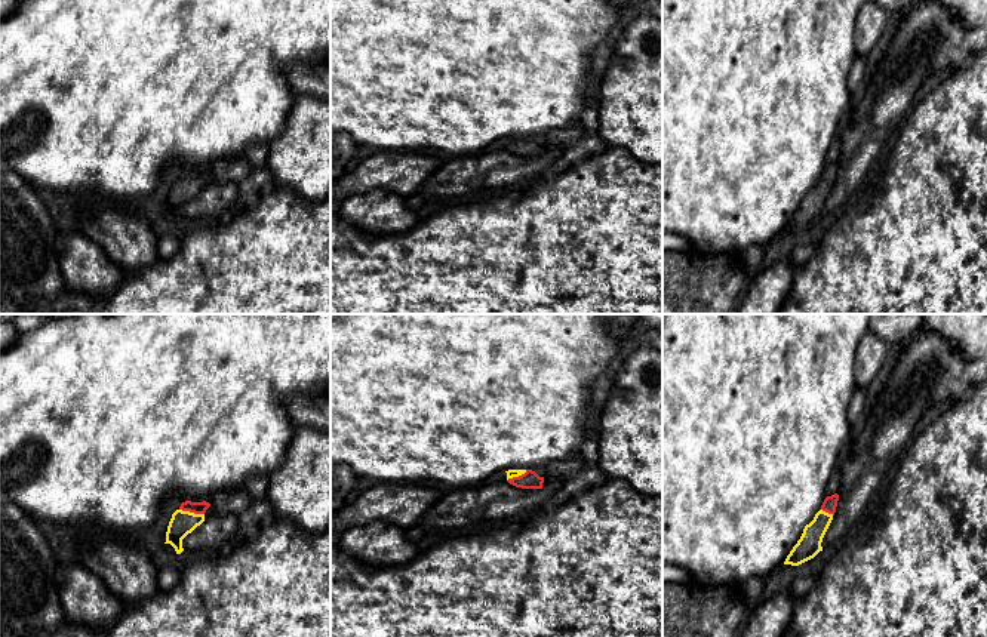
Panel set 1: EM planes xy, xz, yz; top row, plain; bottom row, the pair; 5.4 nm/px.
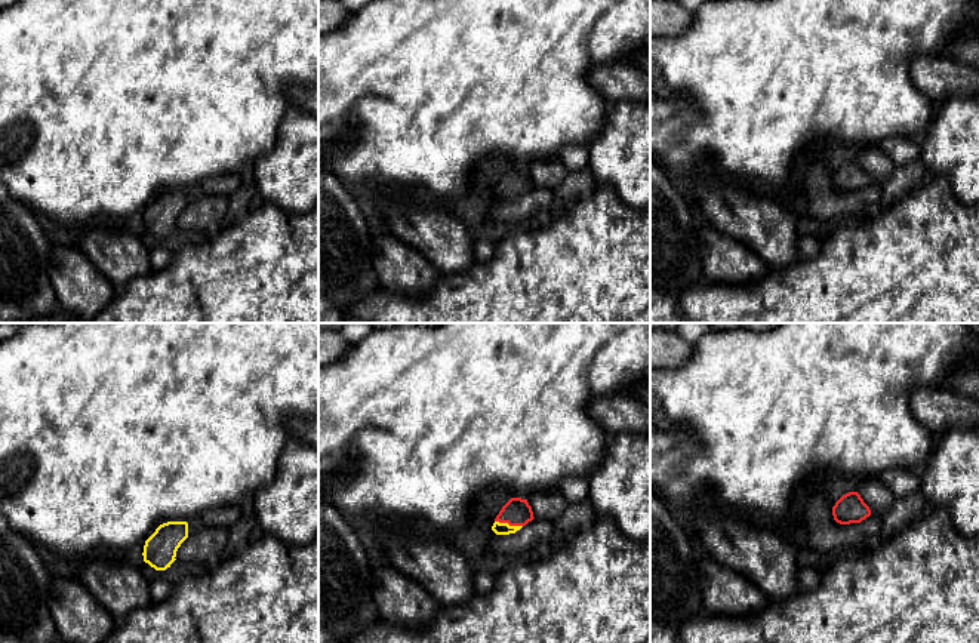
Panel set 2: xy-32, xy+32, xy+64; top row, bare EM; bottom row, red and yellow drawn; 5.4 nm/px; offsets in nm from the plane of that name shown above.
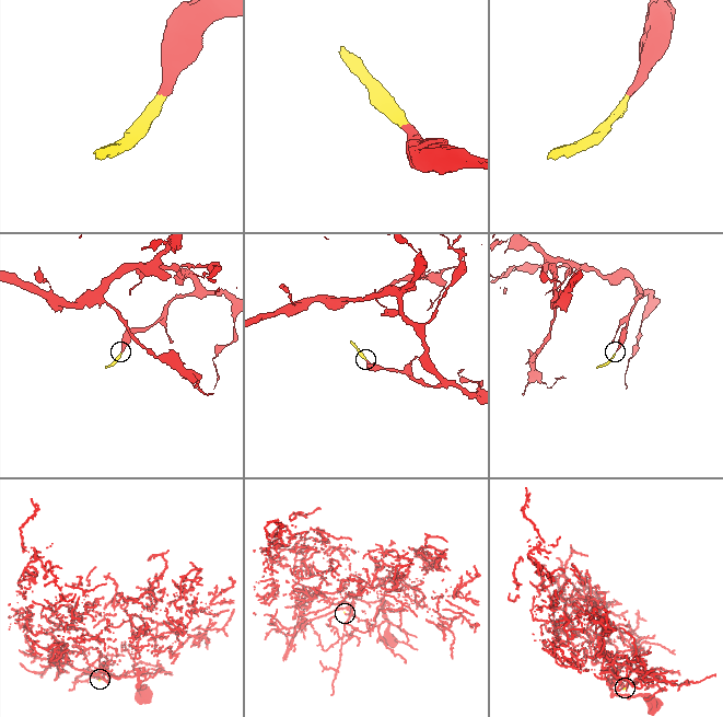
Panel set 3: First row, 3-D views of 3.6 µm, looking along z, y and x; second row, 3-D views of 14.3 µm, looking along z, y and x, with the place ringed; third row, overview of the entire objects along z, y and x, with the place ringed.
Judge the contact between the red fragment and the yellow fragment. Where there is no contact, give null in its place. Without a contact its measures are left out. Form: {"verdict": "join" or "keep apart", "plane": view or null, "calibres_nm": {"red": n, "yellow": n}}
{"verdict": "join", "plane": "xy", "calibres_nm": {"red": 60, "yellow": 130}}

